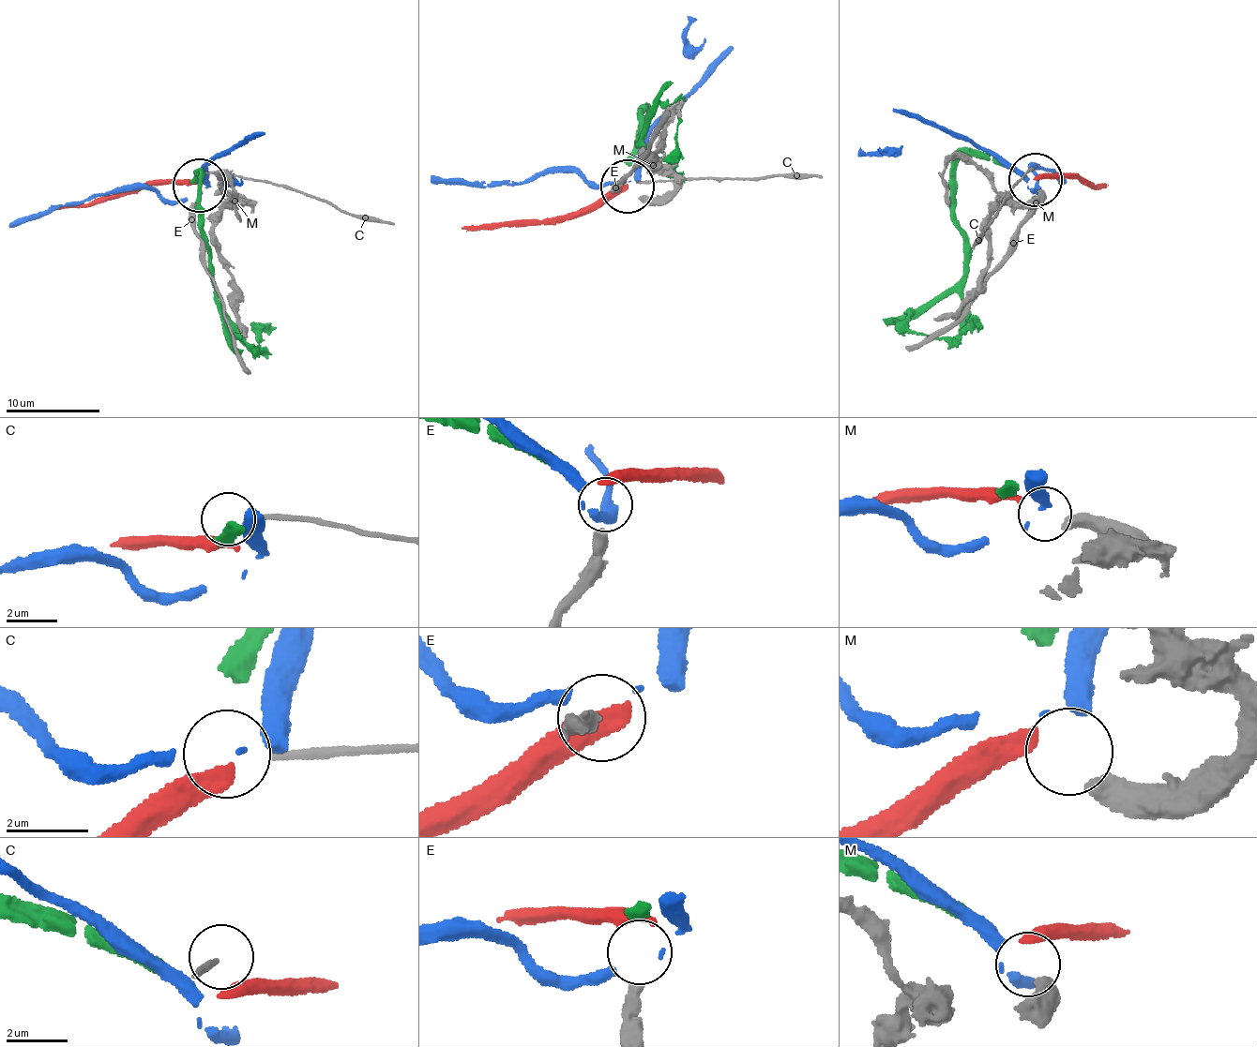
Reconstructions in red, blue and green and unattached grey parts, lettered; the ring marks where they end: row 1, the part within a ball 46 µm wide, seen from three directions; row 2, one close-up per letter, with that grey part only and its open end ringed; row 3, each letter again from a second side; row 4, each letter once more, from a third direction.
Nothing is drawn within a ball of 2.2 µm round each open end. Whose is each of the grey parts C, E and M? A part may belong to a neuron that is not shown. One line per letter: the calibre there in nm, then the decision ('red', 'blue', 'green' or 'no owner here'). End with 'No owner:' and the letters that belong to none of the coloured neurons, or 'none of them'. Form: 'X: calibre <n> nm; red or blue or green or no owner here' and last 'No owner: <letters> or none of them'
C: calibre 200 nm; no owner here
E: calibre 440 nm; no owner here
M: calibre 500 nm; red
No owner: C, E

